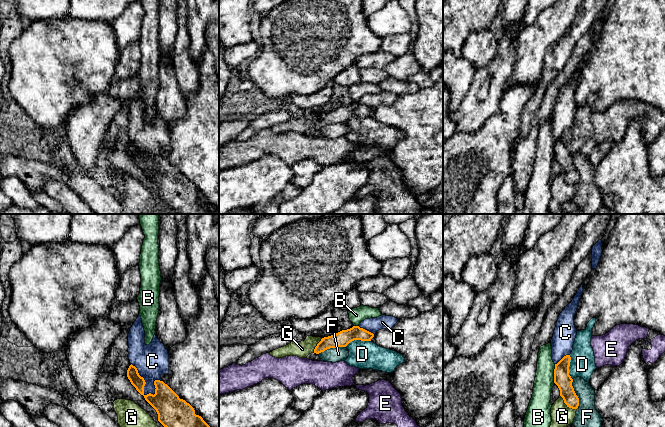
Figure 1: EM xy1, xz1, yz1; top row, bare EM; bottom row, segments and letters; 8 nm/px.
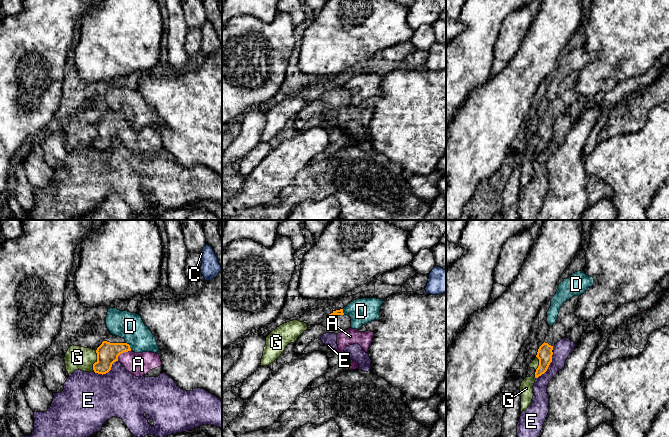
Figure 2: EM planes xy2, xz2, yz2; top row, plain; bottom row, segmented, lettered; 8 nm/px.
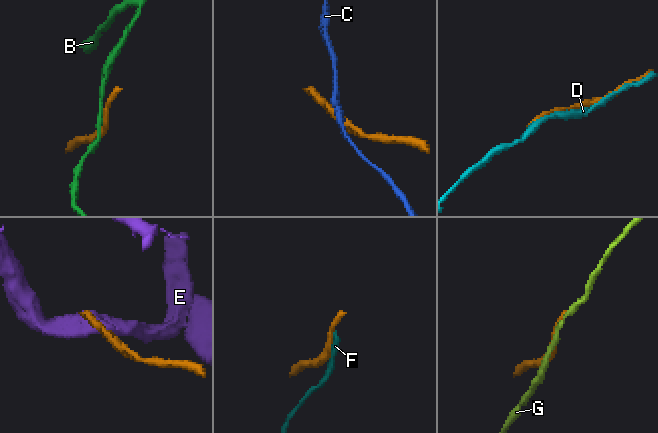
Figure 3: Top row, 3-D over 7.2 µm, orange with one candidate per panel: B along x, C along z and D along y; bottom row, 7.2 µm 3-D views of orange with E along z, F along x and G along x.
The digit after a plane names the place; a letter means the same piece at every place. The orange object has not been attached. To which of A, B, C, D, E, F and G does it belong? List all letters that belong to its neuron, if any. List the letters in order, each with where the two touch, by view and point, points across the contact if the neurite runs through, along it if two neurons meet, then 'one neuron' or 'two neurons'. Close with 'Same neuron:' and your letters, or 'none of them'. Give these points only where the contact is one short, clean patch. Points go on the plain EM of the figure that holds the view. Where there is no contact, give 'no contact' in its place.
A: meets orange in xy2 at (122, 128); border along xy2 (130, 126), (122, 128), (117, 136); two neurons
B: meets orange in yz1 at (554, 149); two neurons
C: meets orange in xy1 at (145, 159); two neurons
D: meets orange in xz1 at (357, 115); two neurons
E: meets orange in yz2 at (550, 138); two neurons
F: meets orange in yz1 at (575, 170); two neurons
G: meets orange in xy2 at (97, 137); two neurons
Same neuron: none of them

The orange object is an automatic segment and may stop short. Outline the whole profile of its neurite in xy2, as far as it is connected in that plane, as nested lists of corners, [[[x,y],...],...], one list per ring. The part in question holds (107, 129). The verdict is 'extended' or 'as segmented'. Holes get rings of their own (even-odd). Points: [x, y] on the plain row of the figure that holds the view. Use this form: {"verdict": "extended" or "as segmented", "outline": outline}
{"verdict": "extended", "outline": [[[109,111],[97,124],[97,137],[93,140],[93,146],[98,150],[106,150],[111,146],[112,140],[118,137],[118,132],[131,127],[130,121],[124,114]]]}

